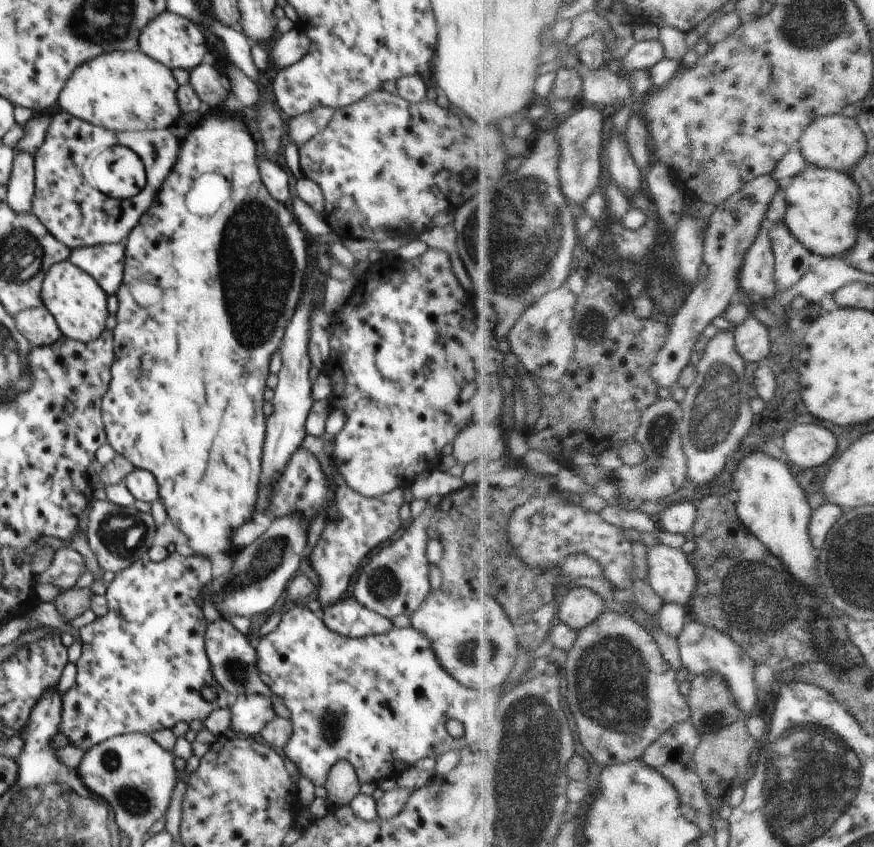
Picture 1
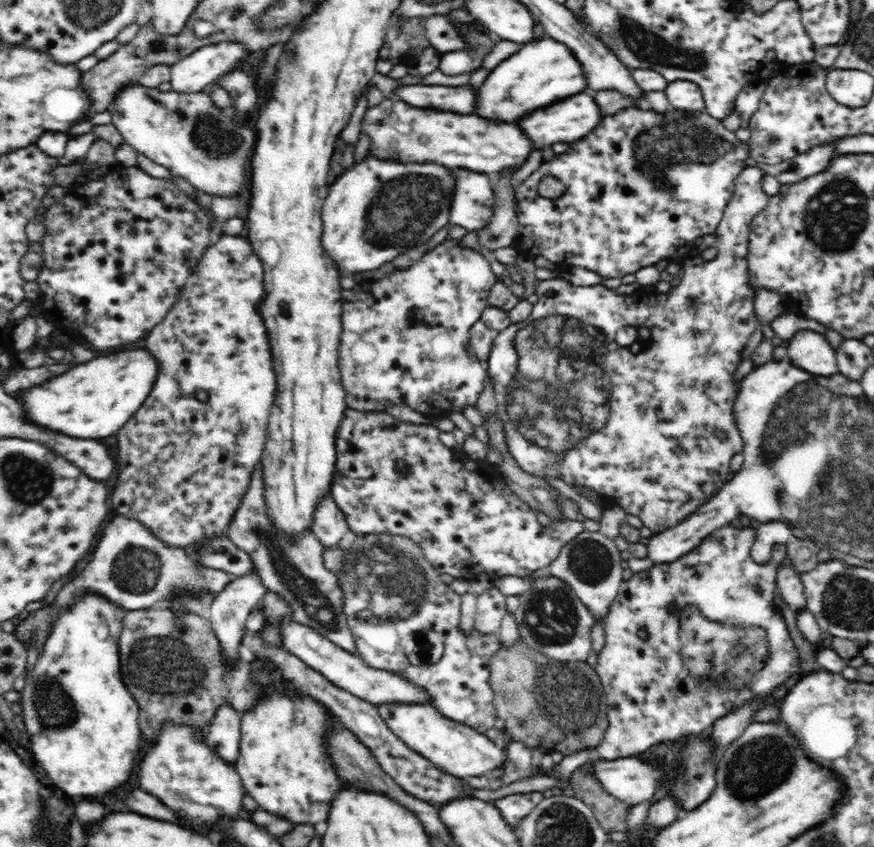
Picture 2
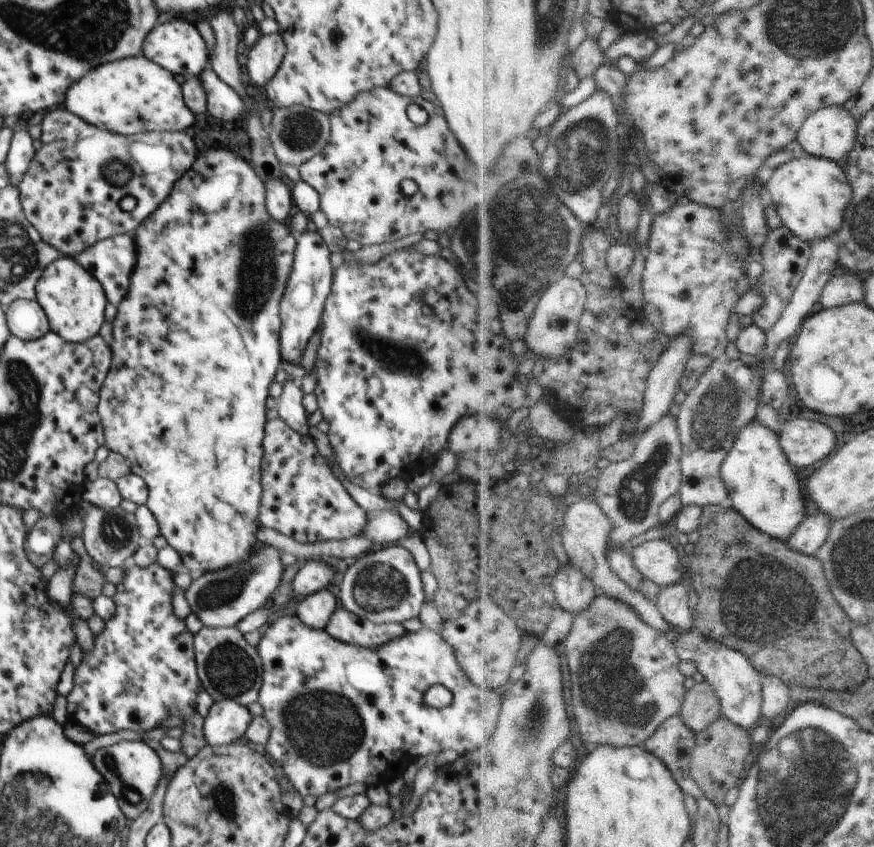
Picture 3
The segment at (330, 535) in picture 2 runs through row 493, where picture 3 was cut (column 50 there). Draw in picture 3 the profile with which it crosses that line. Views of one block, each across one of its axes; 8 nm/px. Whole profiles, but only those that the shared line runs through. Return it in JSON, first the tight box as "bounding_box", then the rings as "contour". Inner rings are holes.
{"bounding_box":[5,300,51,341],"contour":[[[36,300],[14,301],[5,309],[8,328],[23,341],[36,340],[51,331],[50,322]]]}

